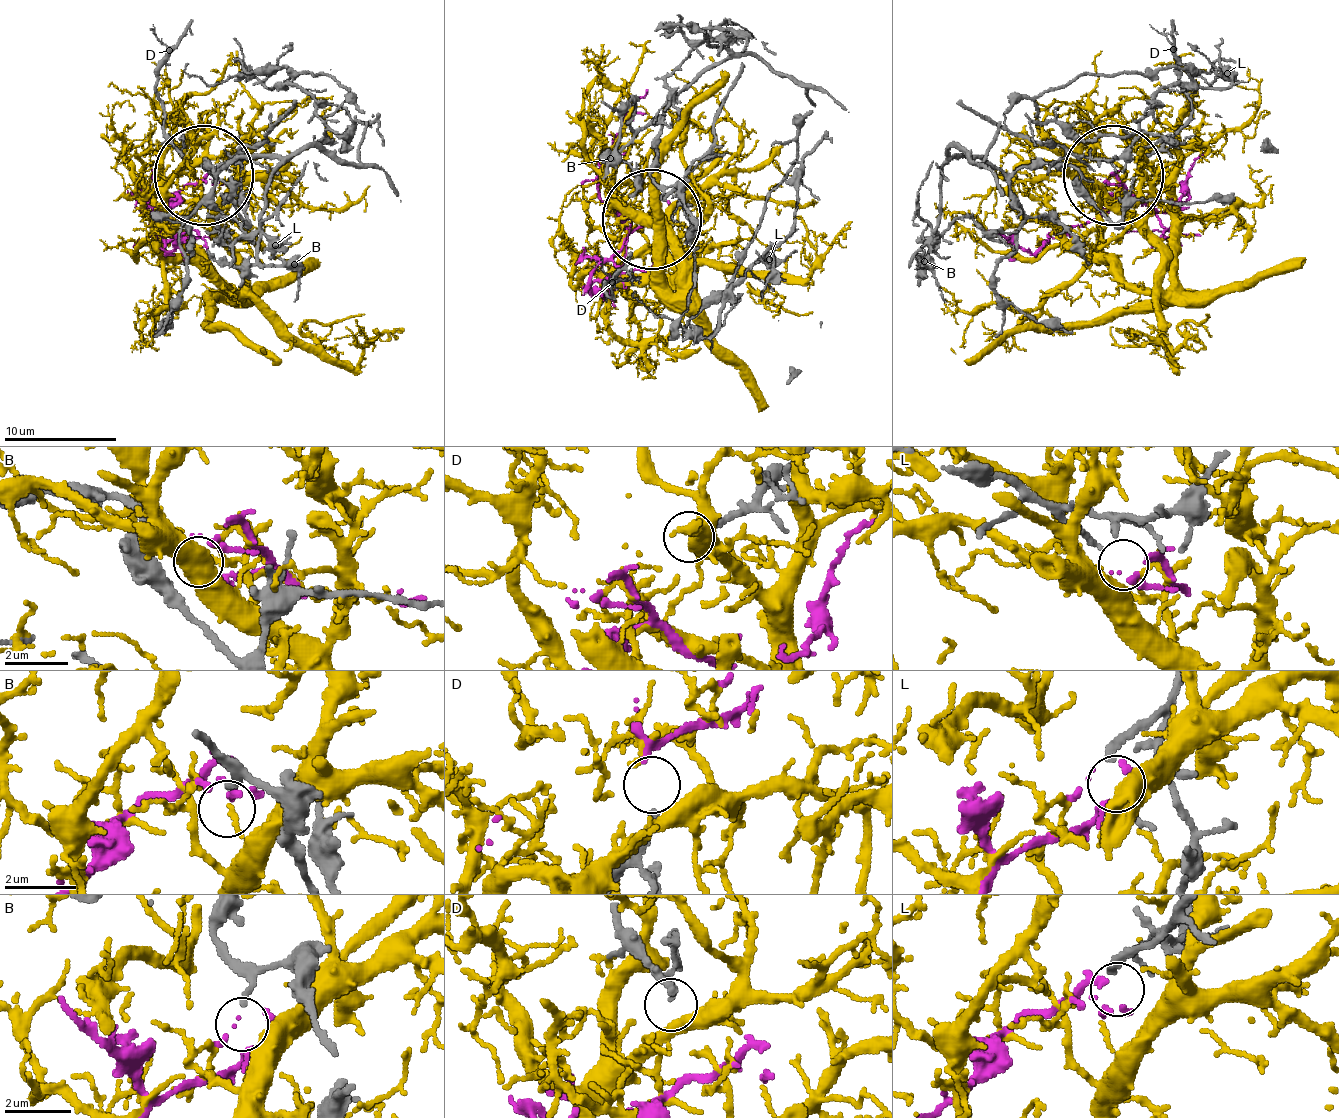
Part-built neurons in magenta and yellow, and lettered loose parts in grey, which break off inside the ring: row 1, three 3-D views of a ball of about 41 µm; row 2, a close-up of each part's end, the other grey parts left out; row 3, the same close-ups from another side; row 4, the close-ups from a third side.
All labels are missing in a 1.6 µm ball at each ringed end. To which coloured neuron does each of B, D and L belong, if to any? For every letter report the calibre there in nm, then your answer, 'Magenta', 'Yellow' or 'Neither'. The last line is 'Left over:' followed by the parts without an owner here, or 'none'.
B: Thickness 170 nm. Neither
D: Thickness 240 nm. Neither
L: Thickness 200 nm. Magenta
Left over: B, D

